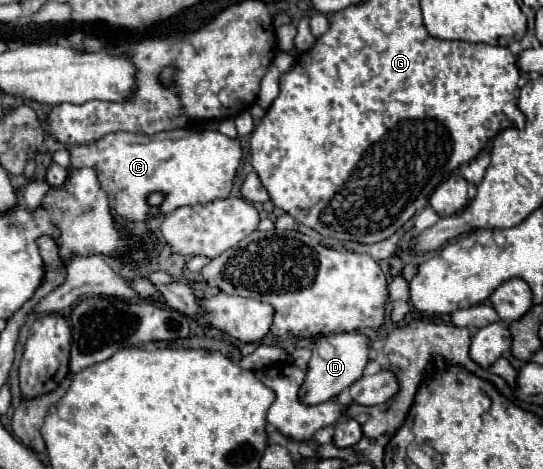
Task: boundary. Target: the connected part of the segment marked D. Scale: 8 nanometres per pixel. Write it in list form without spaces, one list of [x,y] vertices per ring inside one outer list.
[[[330,334],[320,336],[312,348],[312,358],[308,362],[304,384],[300,386],[300,402],[308,406],[324,404],[332,400],[336,394],[346,390],[352,382],[362,376],[362,370],[368,362],[368,338],[364,334]]]

